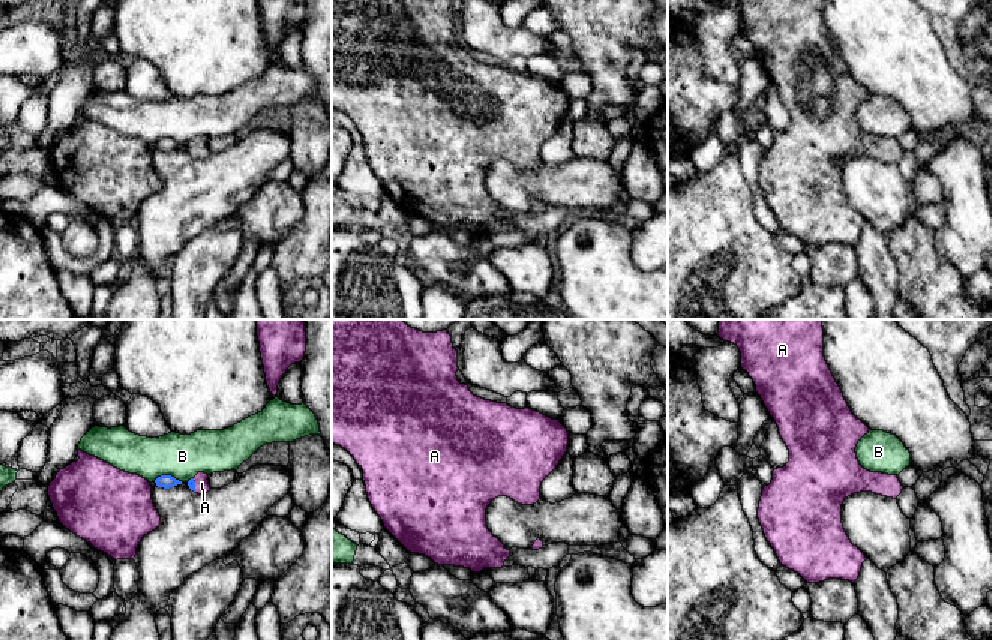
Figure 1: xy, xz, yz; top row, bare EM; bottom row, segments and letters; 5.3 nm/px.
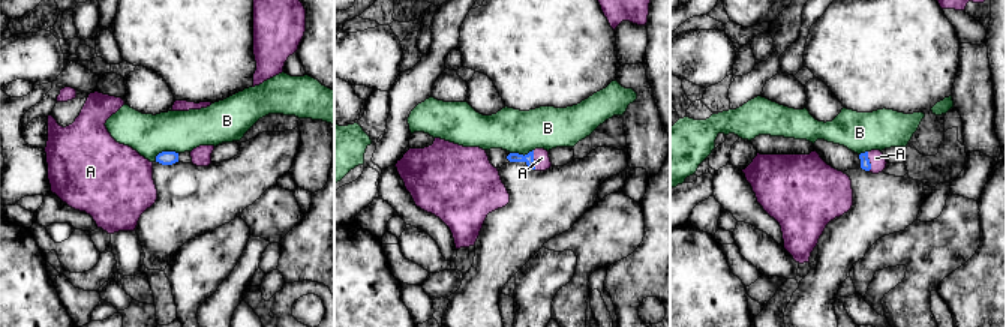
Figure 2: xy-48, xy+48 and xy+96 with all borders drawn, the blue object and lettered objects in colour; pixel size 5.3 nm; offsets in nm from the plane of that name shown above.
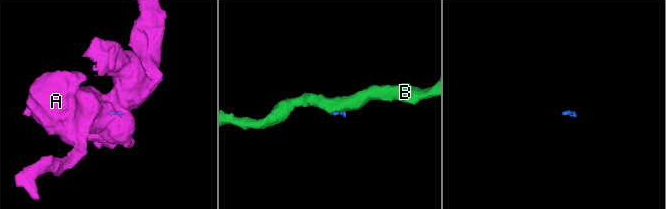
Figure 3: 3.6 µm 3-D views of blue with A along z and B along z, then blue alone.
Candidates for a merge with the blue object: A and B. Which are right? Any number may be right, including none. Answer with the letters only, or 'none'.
A

